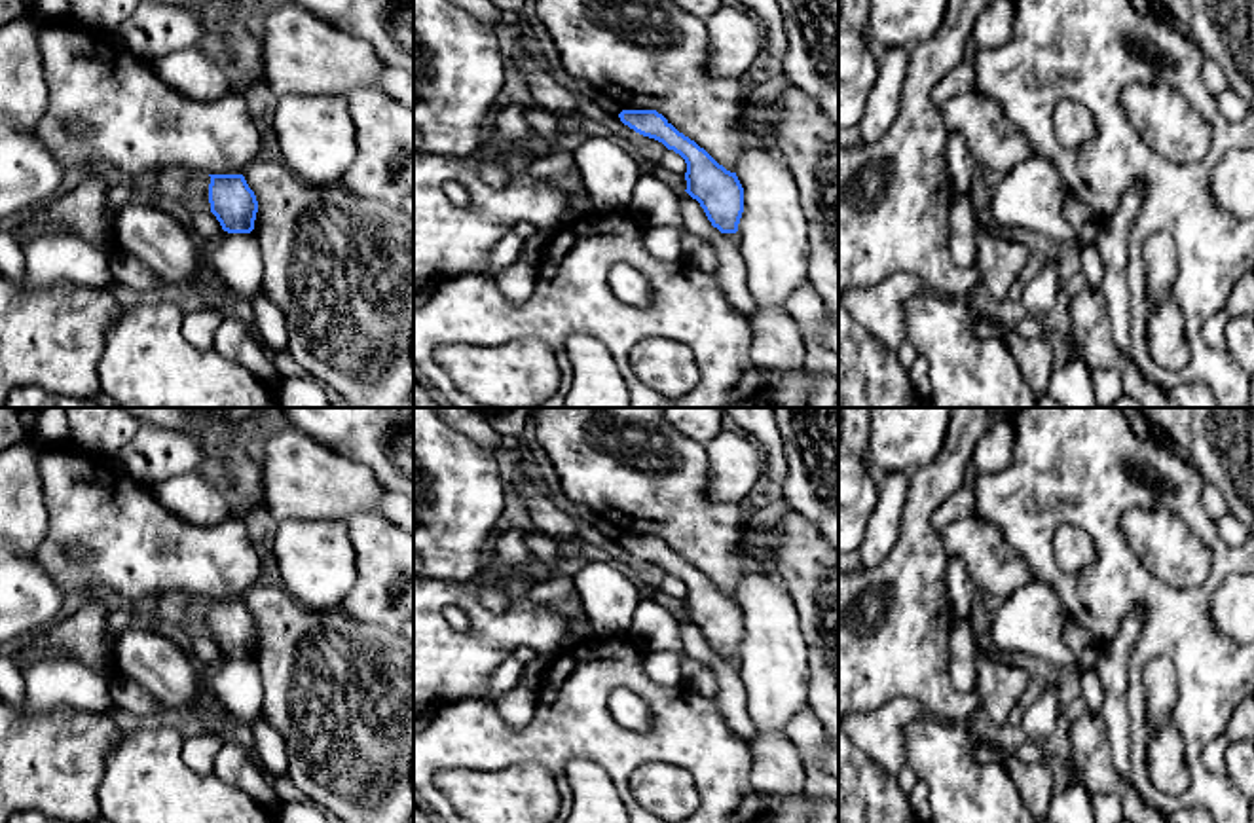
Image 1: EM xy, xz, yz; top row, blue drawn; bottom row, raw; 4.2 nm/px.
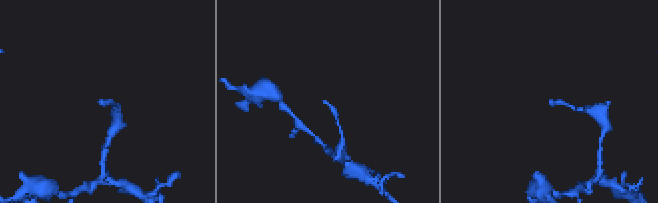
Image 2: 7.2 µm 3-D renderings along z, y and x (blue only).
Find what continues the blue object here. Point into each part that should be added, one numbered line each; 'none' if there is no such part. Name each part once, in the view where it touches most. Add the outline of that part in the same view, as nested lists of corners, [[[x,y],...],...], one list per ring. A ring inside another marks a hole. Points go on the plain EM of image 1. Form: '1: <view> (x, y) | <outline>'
none

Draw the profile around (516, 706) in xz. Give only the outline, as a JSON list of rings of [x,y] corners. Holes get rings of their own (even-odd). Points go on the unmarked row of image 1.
[[[520,683],[514,688],[499,694],[495,700],[501,719],[514,730],[522,730],[529,724],[535,705],[537,692]]]

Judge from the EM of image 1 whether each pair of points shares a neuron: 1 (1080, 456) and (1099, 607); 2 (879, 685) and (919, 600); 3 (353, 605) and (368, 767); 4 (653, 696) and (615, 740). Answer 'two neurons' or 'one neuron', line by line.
1: one neuron
2: one neuron
3: two neurons
4: one neuron

